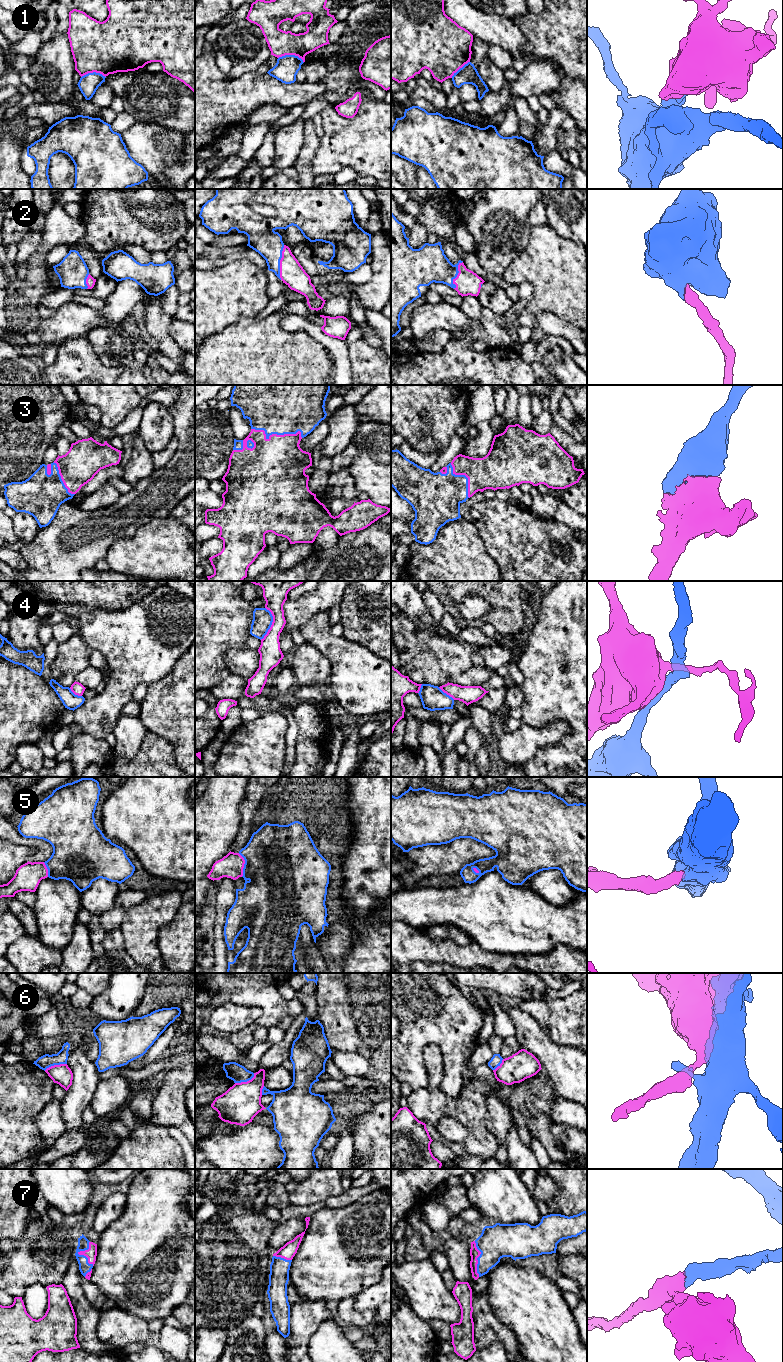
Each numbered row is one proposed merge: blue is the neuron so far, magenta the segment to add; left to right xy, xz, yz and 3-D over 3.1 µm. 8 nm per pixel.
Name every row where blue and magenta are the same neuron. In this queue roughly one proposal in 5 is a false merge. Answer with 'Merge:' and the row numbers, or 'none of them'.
Merge: 2, 3, 5, 7

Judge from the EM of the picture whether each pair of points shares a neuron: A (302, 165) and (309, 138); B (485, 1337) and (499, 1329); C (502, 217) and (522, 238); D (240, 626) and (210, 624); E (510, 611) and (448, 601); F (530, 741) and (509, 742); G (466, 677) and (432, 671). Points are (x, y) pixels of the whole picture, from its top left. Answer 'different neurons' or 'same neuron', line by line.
A: same neuron
B: same neuron
C: same neuron
D: same neuron
E: same neuron
F: same neuron
G: different neurons

